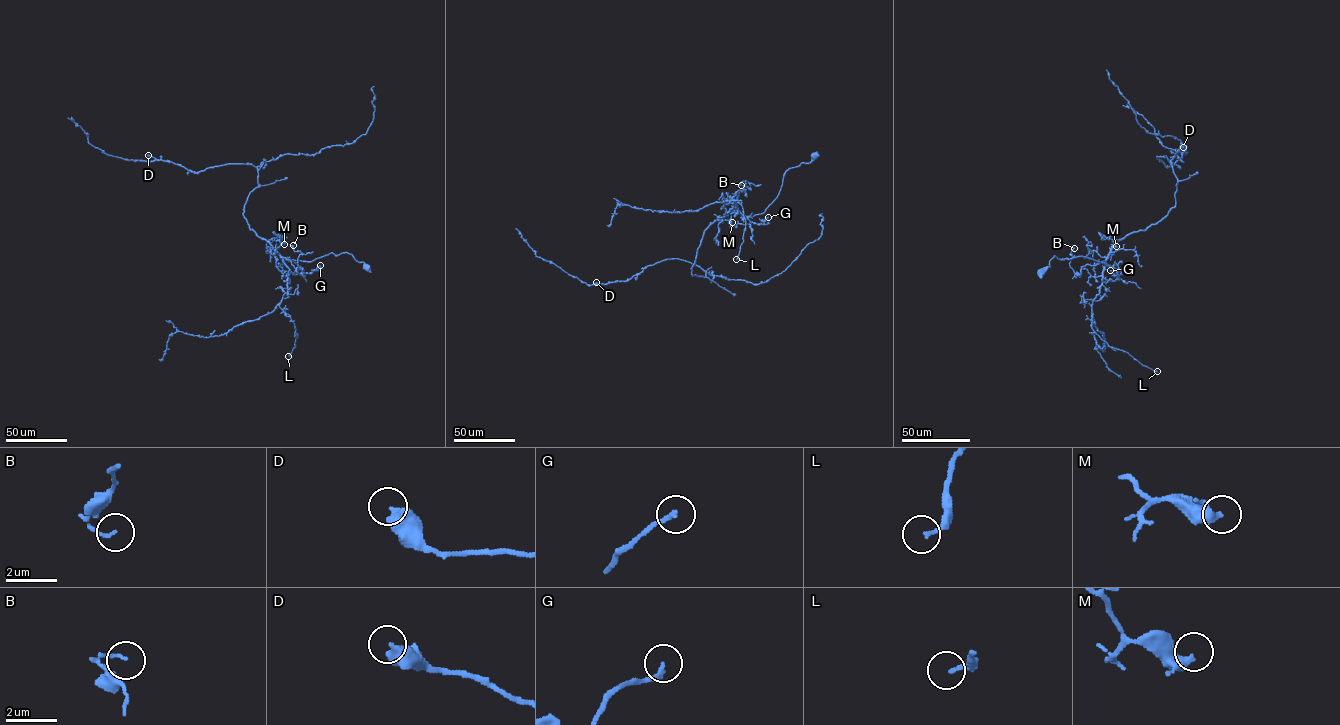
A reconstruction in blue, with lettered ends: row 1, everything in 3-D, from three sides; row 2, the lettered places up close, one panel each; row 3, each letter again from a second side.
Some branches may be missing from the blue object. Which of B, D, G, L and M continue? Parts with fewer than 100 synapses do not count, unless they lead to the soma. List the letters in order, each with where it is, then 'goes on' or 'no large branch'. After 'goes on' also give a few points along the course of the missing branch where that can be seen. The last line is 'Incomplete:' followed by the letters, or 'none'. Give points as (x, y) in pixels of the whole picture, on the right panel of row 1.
B: (1074, 248) | no large branch
D: (1183, 147) | no large branch
G: (1110, 270) | no large branch
L: (1157, 371) | no large branch
M: (1116, 246) | no large branch
Incomplete: none

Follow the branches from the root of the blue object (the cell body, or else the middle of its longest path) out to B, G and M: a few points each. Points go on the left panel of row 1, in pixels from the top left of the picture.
B: (366, 267), (351, 254), (331, 252), (310, 261), (285, 257), (295, 268), (302, 253), (294, 251), (293, 245)
G: (366, 267), (347, 252), (331, 252), (310, 261), (282, 257), (295, 274), (311, 273), (320, 265)
M: (366, 267), (347, 252), (337, 255), (331, 252), (310, 261), (288, 260), (269, 241), (276, 238), (284, 244)

